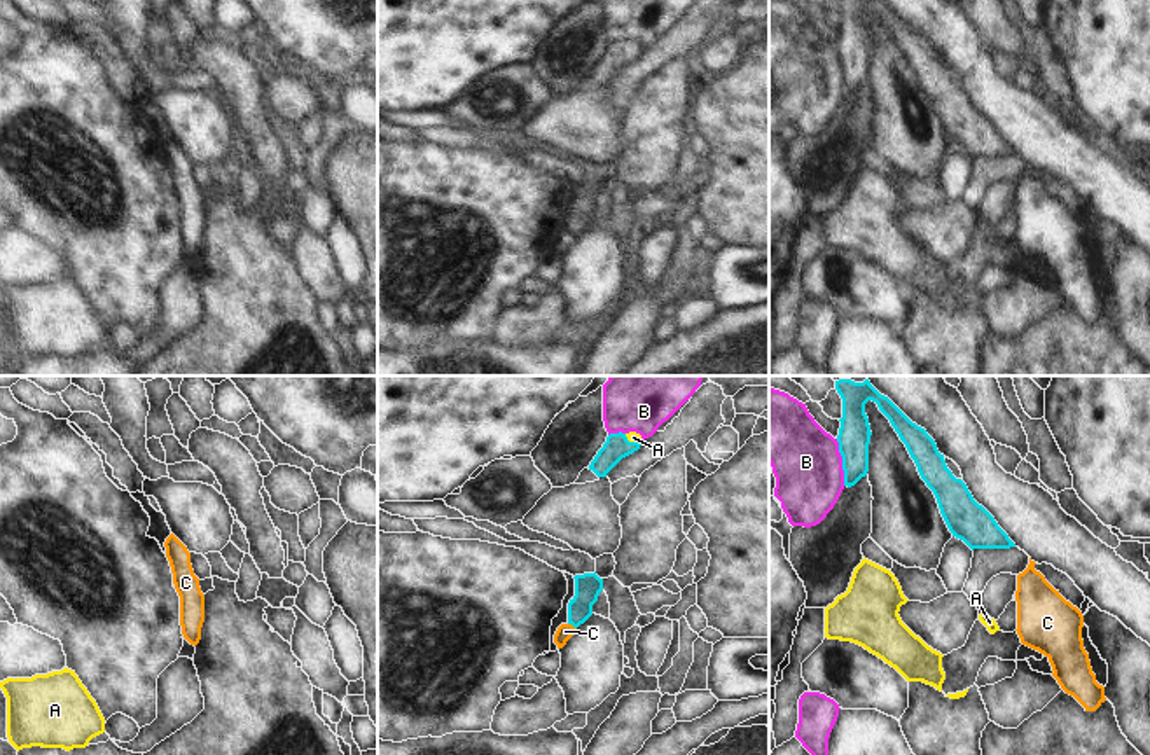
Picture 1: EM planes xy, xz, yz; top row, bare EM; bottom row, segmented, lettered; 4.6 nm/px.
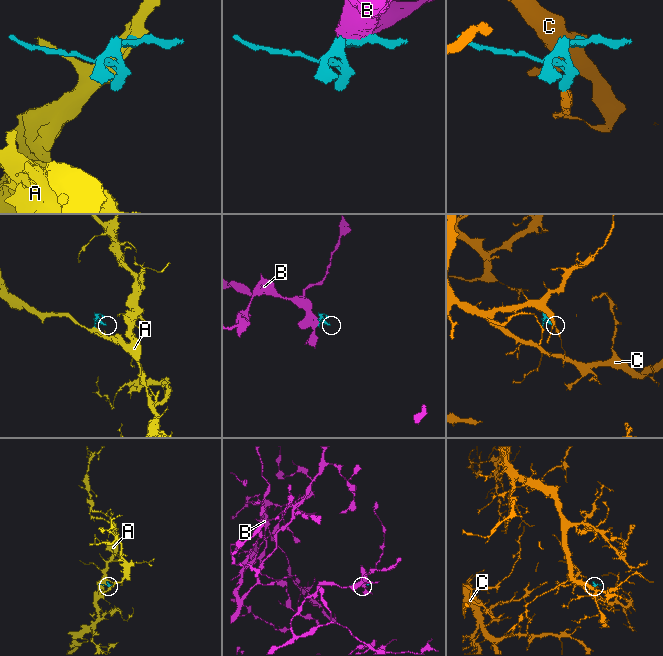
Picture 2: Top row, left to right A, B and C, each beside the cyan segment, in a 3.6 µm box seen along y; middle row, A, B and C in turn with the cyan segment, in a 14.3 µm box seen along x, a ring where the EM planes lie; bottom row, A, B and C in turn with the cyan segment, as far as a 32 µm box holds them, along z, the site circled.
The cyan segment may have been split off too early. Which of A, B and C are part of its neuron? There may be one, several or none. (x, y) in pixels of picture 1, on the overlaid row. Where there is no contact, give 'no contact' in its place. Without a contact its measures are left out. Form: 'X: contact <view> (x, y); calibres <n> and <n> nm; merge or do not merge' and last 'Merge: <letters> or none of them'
A: contact xz (631, 443); calibres 120 and 50 nm; merge
B: contact yz (843, 462); calibres 150 and 320 nm; do not merge
C: contact xz (572, 624); calibres 120 and 80 nm; do not merge
Merge: A

